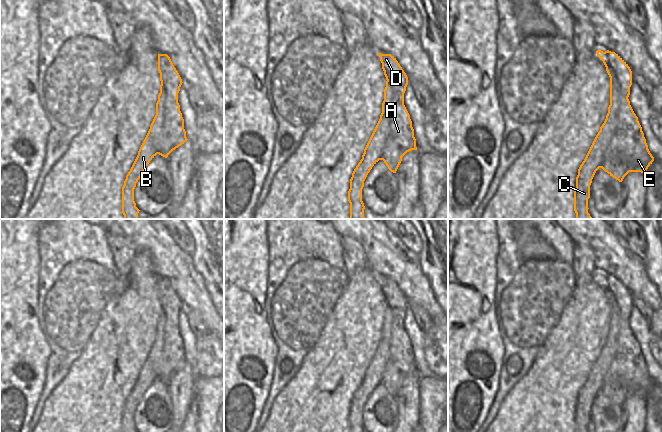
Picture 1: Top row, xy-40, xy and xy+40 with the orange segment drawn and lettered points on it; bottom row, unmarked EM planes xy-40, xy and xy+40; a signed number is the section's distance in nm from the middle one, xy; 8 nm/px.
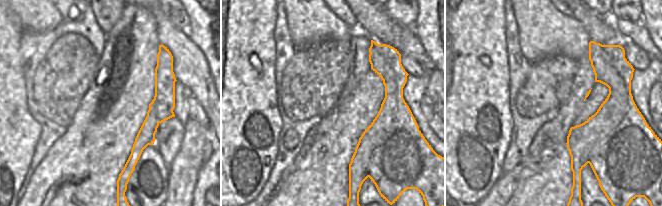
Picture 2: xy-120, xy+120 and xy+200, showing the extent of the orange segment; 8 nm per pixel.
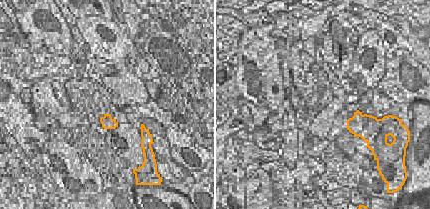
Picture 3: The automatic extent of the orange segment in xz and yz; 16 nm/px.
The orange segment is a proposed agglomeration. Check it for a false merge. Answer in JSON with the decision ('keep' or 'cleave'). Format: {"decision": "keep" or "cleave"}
{"decision": "cleave"}

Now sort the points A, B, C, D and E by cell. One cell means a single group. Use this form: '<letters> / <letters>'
A D E / B C

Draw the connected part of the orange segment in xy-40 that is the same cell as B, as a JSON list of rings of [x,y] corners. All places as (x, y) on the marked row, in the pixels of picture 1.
[[[160,90],[156,103],[156,115],[150,129],[138,151],[138,155],[126,175],[122,187],[122,213],[124,219],[138,219],[139,209],[134,201],[134,189],[144,169],[158,154],[158,143],[164,129],[164,115],[166,113],[166,91]]]

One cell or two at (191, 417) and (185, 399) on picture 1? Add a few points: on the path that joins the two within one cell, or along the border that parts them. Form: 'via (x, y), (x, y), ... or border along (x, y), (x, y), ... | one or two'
border along (194, 398), (183, 421) | two

